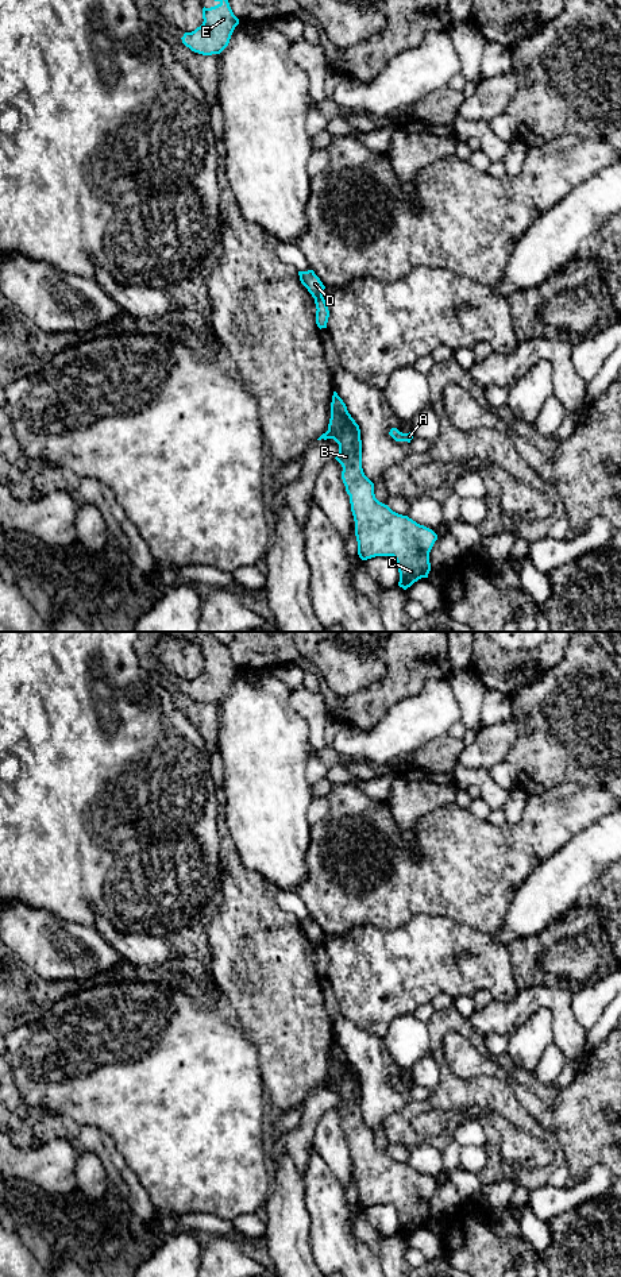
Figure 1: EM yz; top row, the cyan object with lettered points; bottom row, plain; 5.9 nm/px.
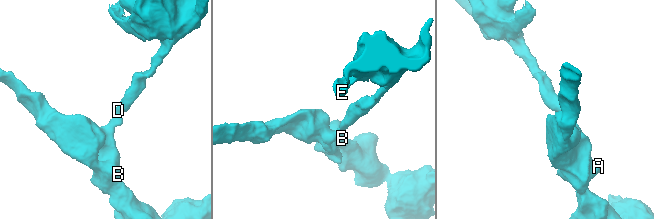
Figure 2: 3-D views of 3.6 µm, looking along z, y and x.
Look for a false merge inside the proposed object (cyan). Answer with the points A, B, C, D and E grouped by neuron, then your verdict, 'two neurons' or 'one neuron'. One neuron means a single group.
A B C / D E | two neurons

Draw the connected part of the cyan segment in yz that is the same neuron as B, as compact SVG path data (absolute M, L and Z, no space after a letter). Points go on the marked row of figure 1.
M336 391L332 396L328 431L317 440L321 439L333 439L339 444L335 459L343 467L342 479L350 495L359 558L393 556L400 572L398 586L404 590L428 578L429 552L437 535L375 498L374 483L362 468L359 425Z

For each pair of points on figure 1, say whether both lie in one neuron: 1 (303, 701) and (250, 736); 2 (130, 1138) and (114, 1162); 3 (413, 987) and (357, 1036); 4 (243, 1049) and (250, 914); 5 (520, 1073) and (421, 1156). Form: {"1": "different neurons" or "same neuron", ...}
{"1": "different neurons", "2": "different neurons", "3": "different neurons", "4": "different neurons", "5": "different neurons"}

